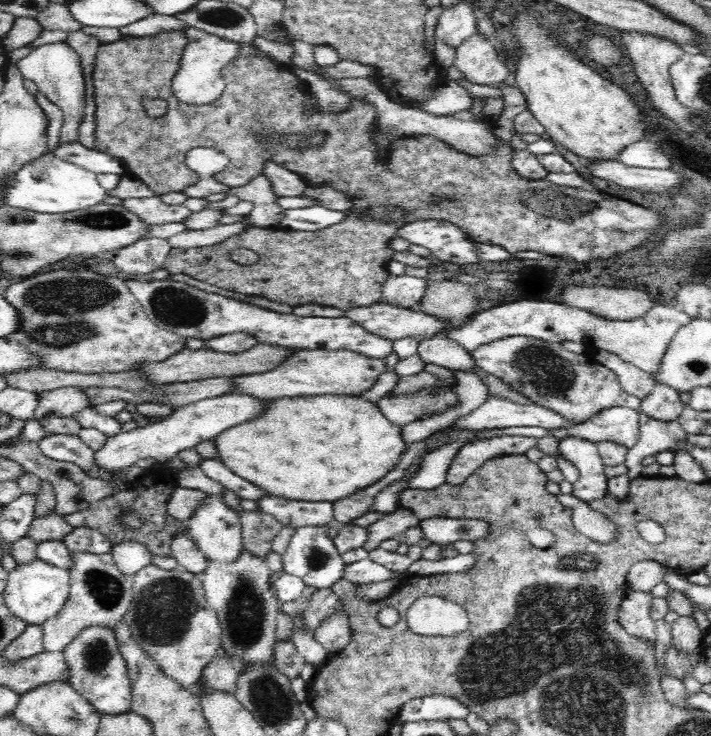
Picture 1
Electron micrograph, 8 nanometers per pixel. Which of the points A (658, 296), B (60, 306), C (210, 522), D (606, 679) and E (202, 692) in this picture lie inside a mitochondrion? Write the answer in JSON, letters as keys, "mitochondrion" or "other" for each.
{"A":"other","B":"mitochondrion","C":"other","D":"mitochondrion","E":"other"}

